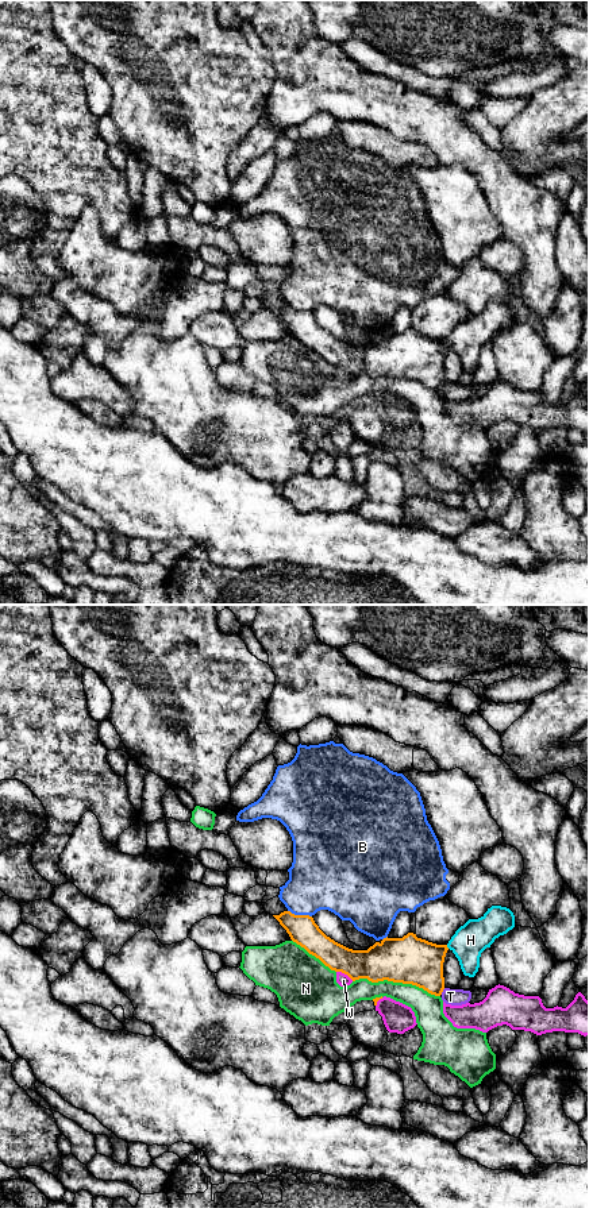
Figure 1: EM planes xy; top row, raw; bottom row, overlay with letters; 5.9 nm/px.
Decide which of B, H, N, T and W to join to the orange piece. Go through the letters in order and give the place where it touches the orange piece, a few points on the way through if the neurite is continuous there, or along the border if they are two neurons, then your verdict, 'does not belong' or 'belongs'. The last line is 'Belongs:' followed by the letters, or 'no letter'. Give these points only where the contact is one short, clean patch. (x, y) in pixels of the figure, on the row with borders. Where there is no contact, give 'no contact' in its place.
B: xy (300, 915) | does not belong
H: xy (446, 946) | along xy (446, 945), (449, 948) | does not belong
N: xy (396, 981) | does not belong
T: xy (442, 991) | along xy (445, 988), (441, 994) | does not belong
W: xy (345, 973) | does not belong
Belongs: no letter

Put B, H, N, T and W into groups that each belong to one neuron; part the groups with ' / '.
B / H / N / T / W

